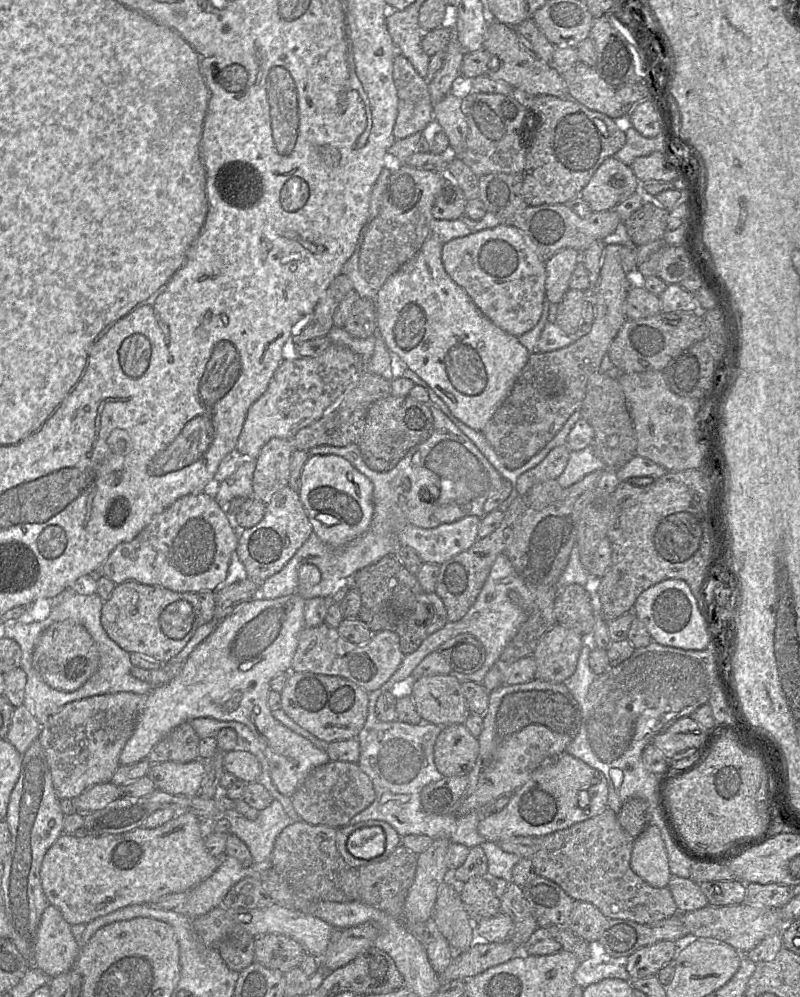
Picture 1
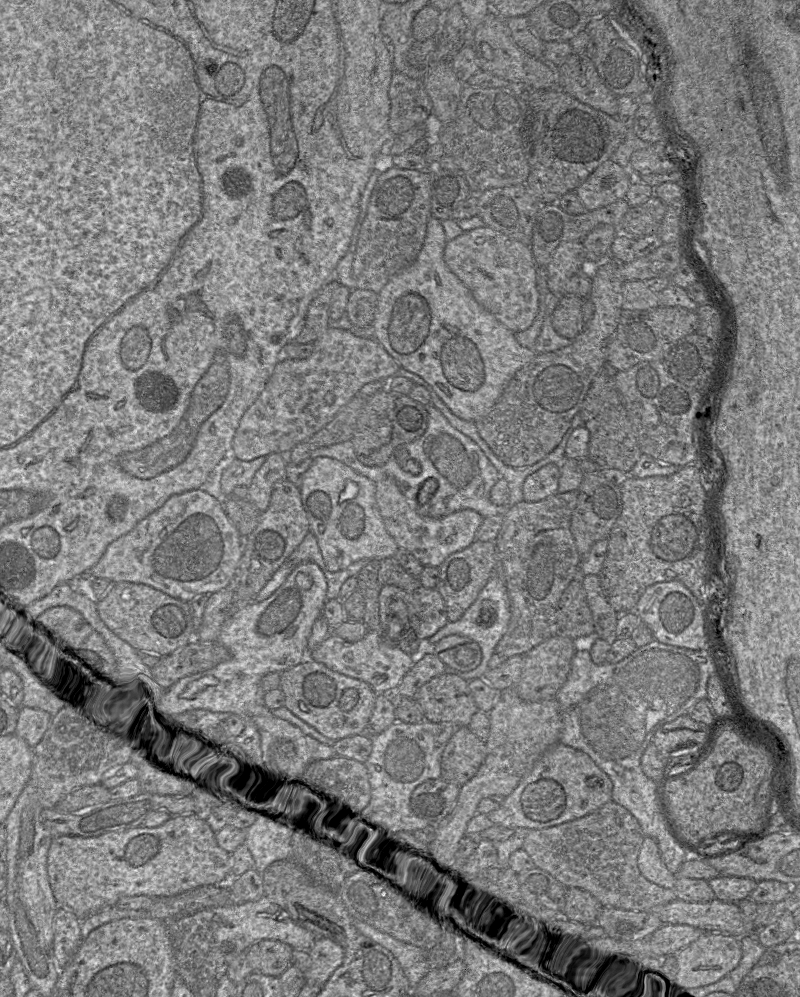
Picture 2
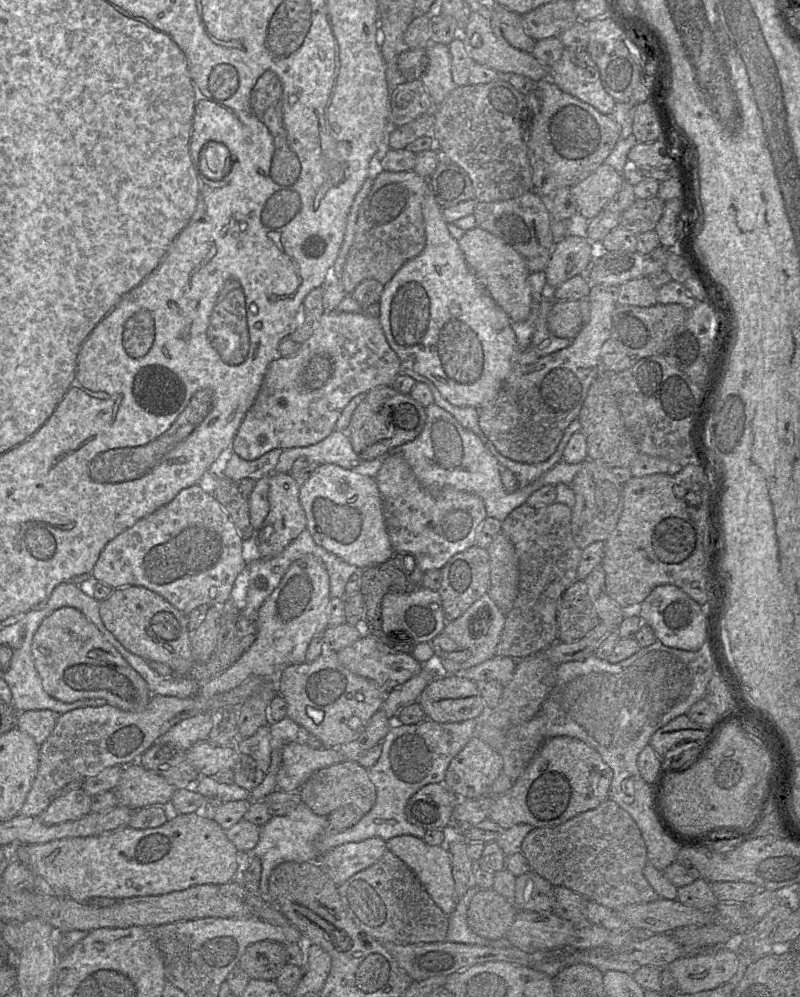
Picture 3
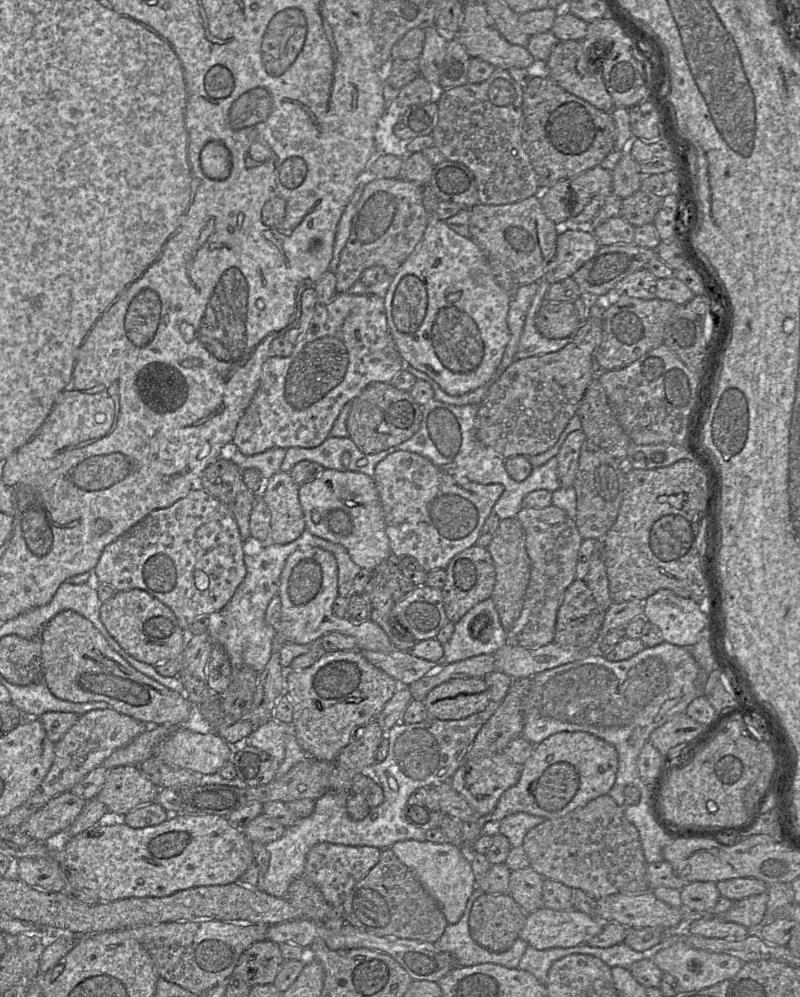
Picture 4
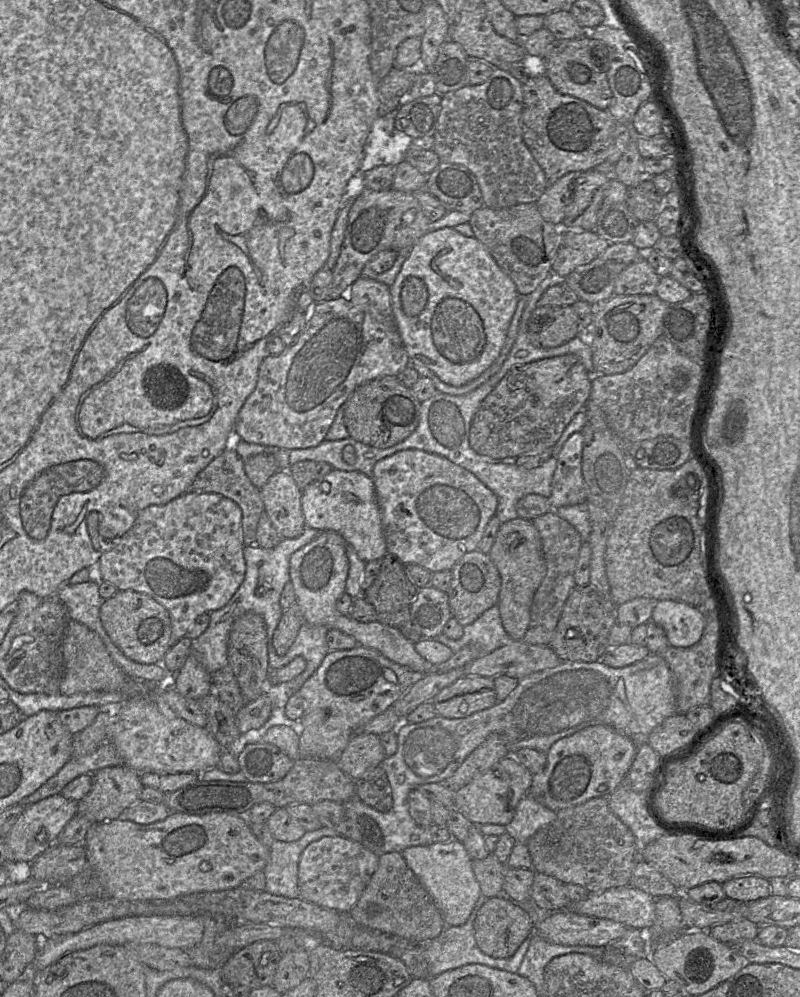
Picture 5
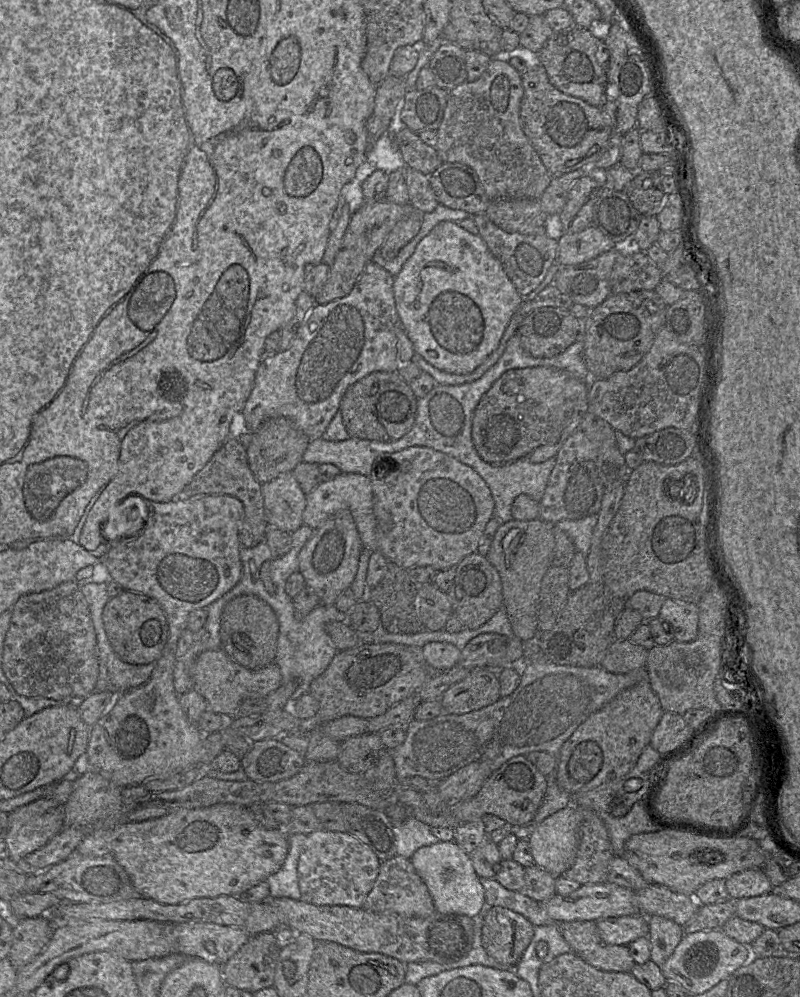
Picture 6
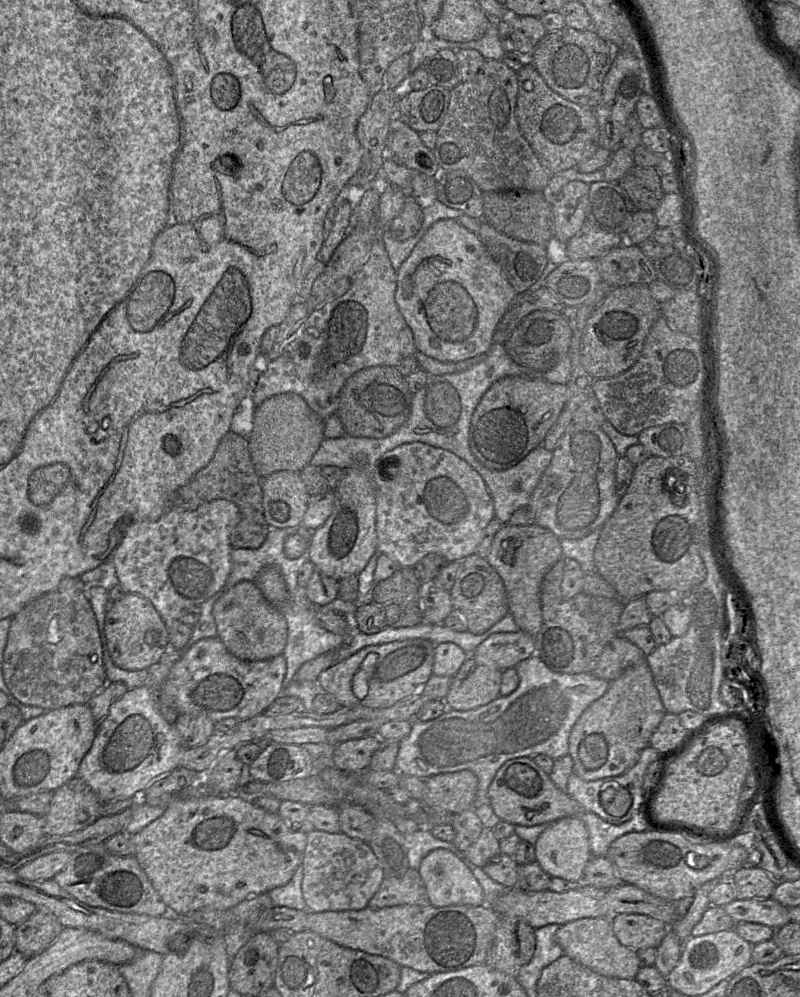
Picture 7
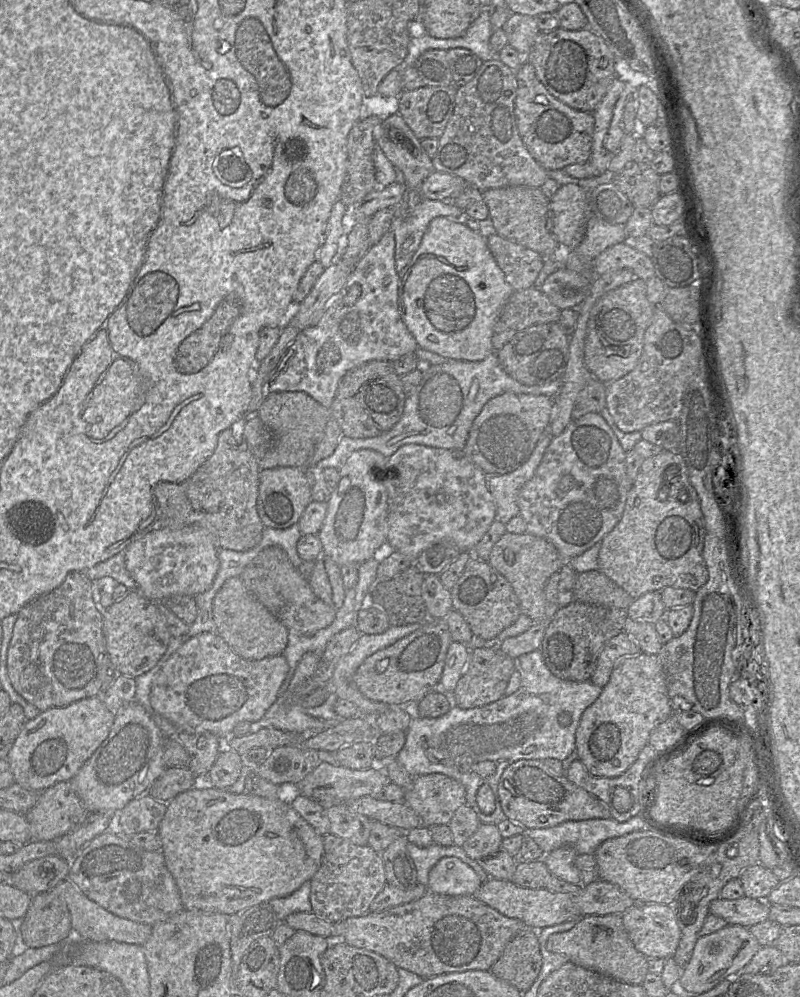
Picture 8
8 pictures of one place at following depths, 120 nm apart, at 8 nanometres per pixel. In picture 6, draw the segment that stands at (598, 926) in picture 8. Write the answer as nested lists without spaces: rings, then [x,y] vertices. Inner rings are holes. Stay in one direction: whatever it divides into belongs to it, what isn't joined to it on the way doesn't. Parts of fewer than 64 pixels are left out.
[[[576,921],[558,924],[572,952],[586,963],[603,971],[631,972],[635,961],[627,945],[610,945],[599,934],[596,921]]]

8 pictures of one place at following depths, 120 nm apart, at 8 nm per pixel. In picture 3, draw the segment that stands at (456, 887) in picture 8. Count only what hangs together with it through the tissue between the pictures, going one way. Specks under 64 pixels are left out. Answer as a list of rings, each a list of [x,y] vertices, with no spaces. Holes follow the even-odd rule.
[[[401,835],[387,842],[389,851],[399,857],[416,874],[433,901],[447,915],[451,915],[457,905],[455,882],[452,874],[452,864],[446,845],[430,846],[423,839],[412,835]]]

